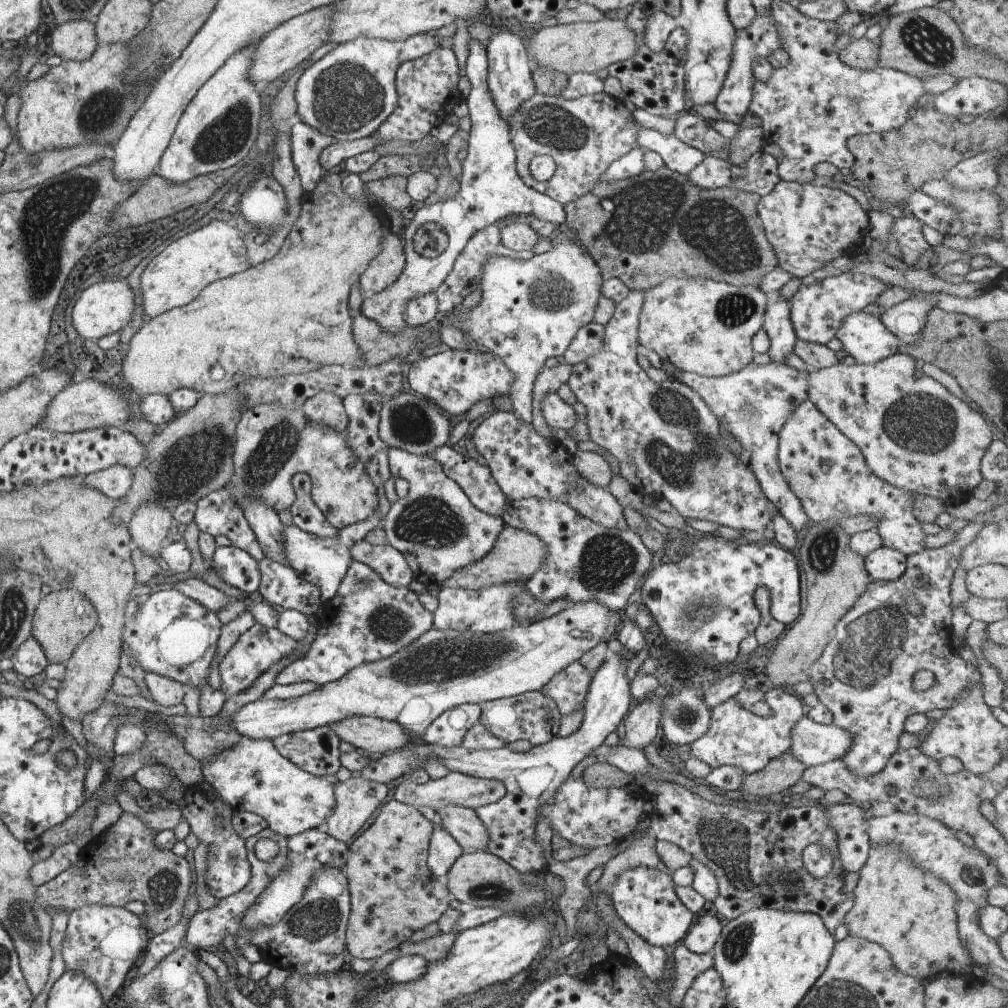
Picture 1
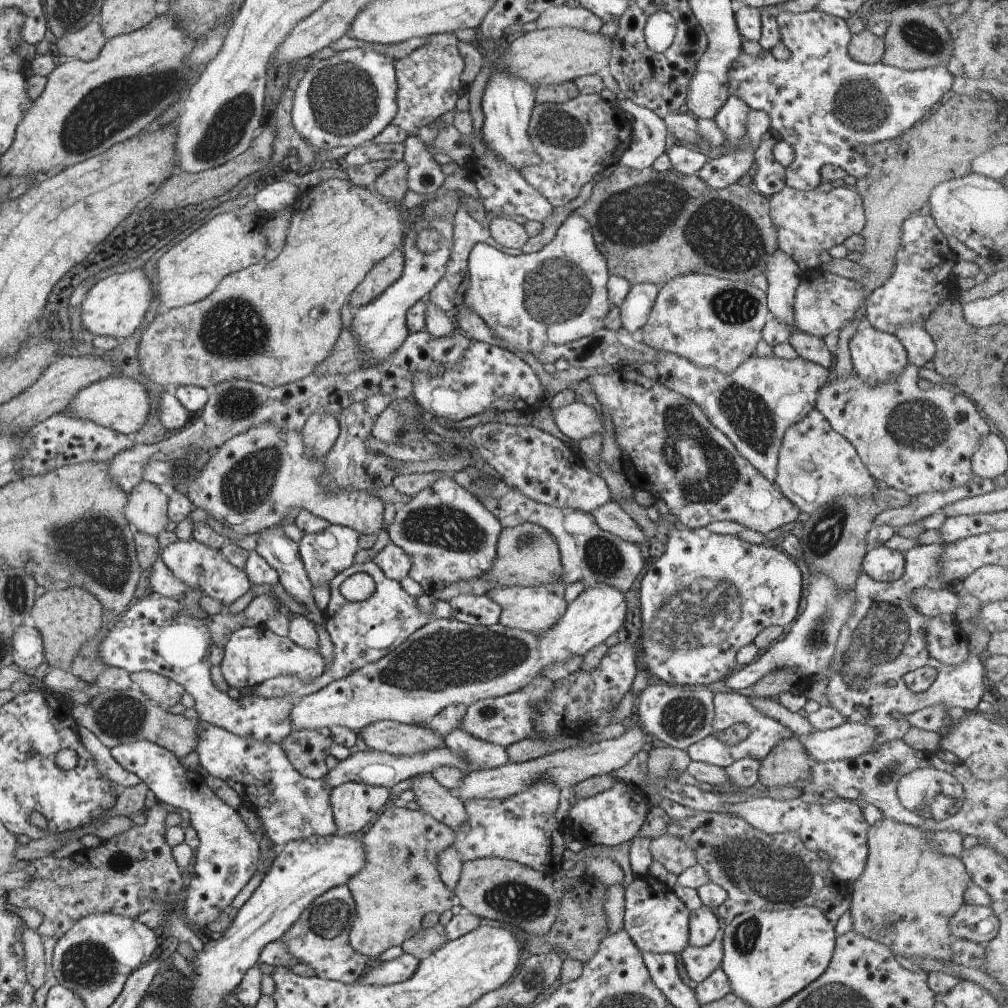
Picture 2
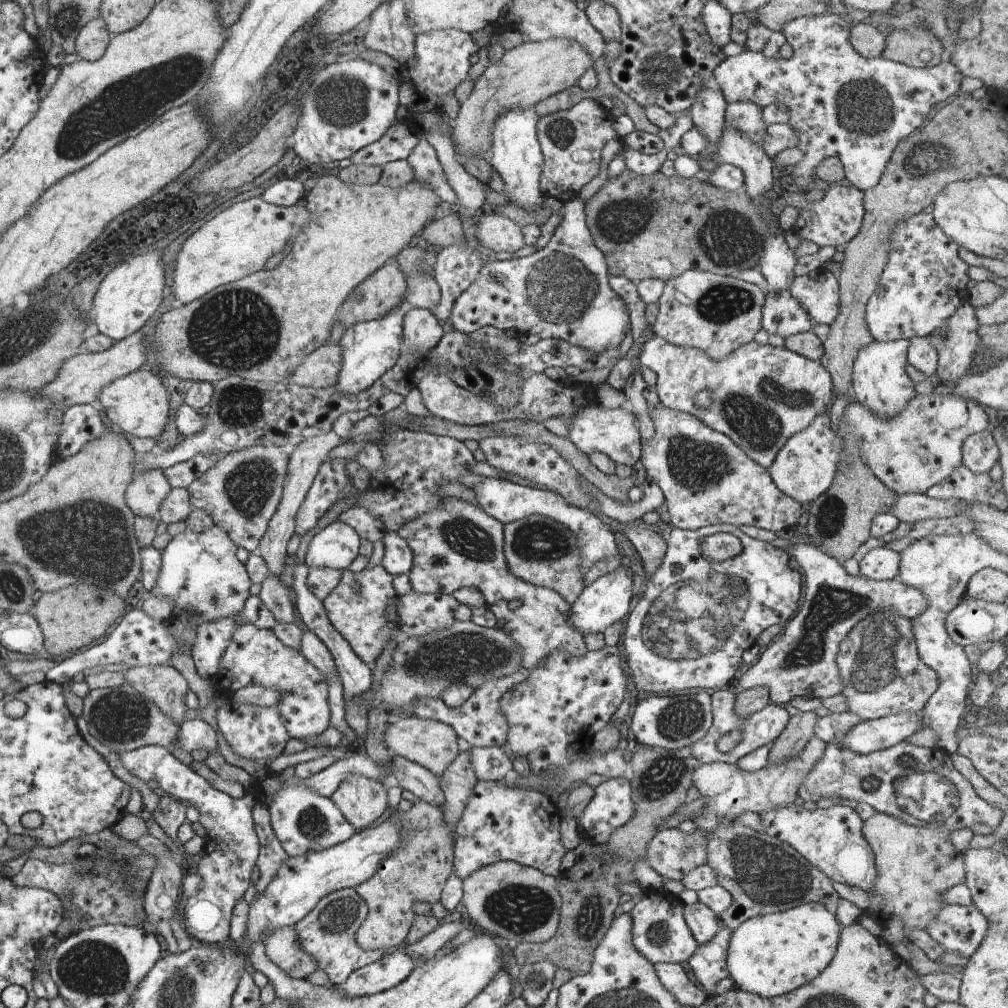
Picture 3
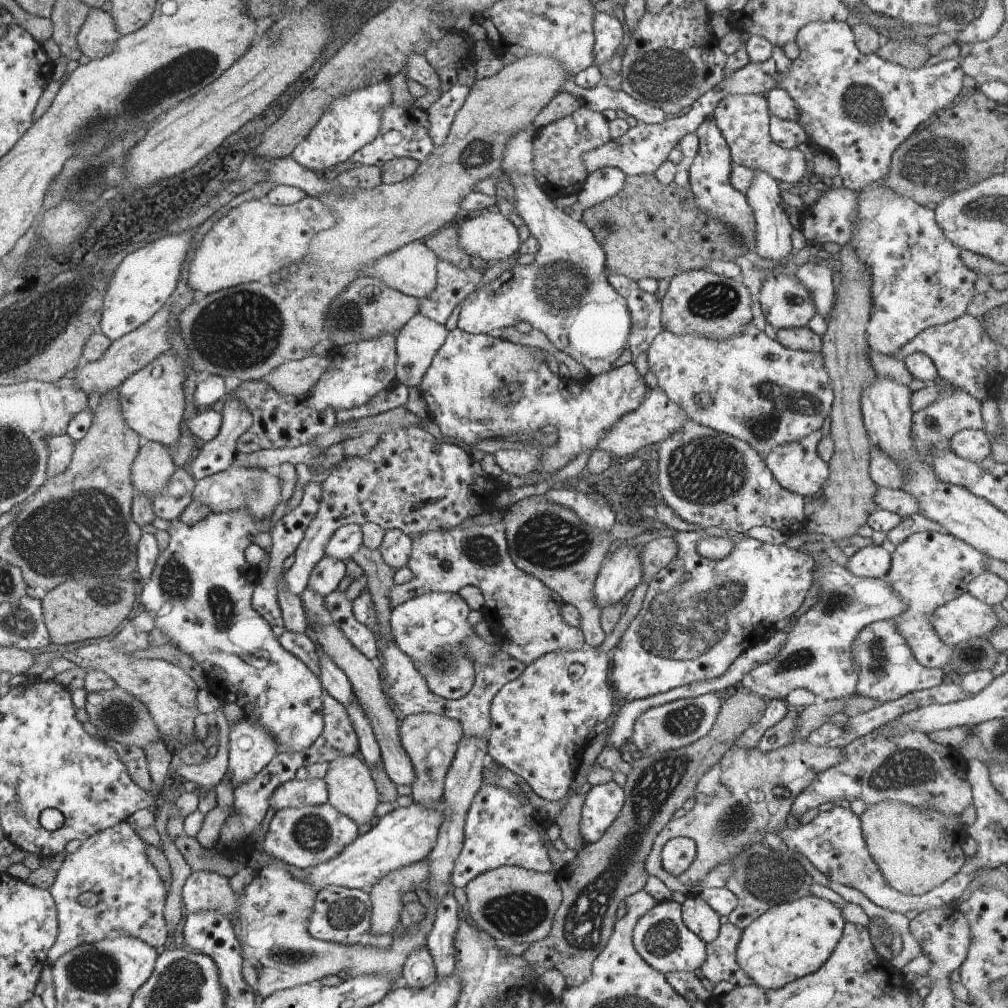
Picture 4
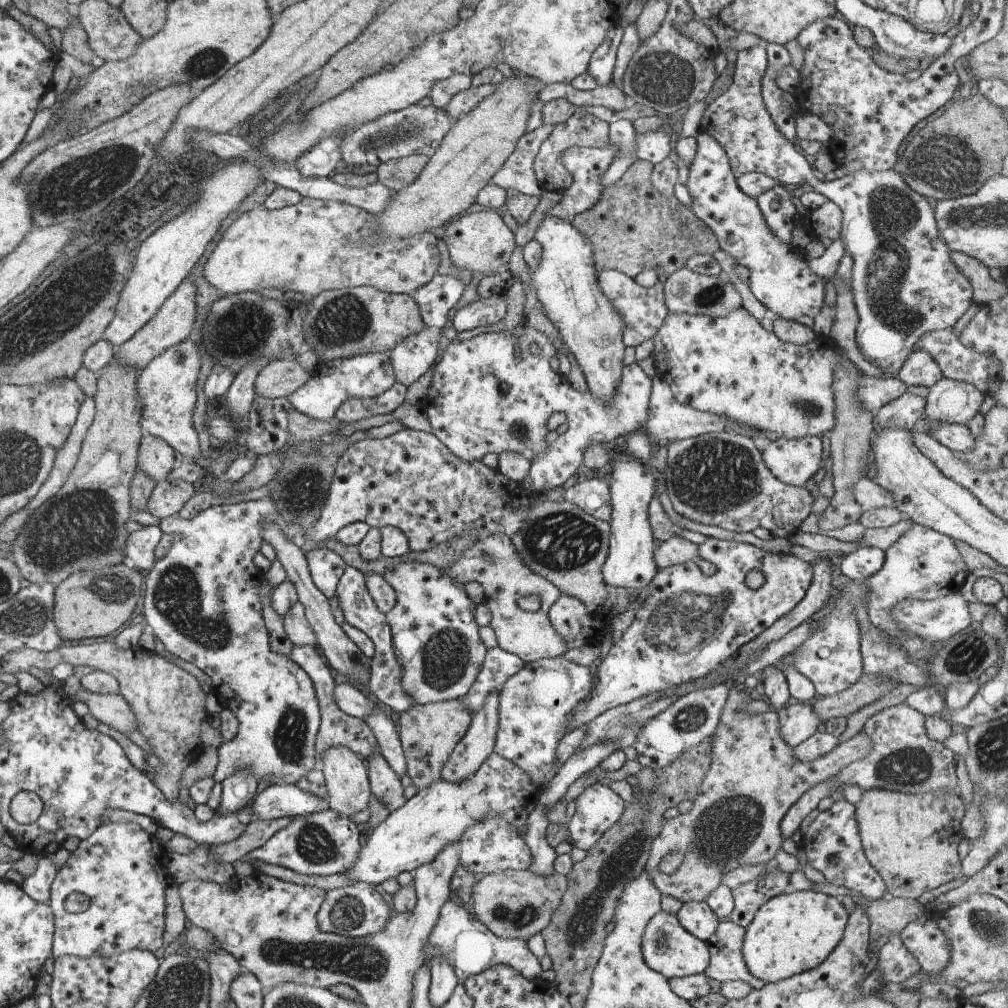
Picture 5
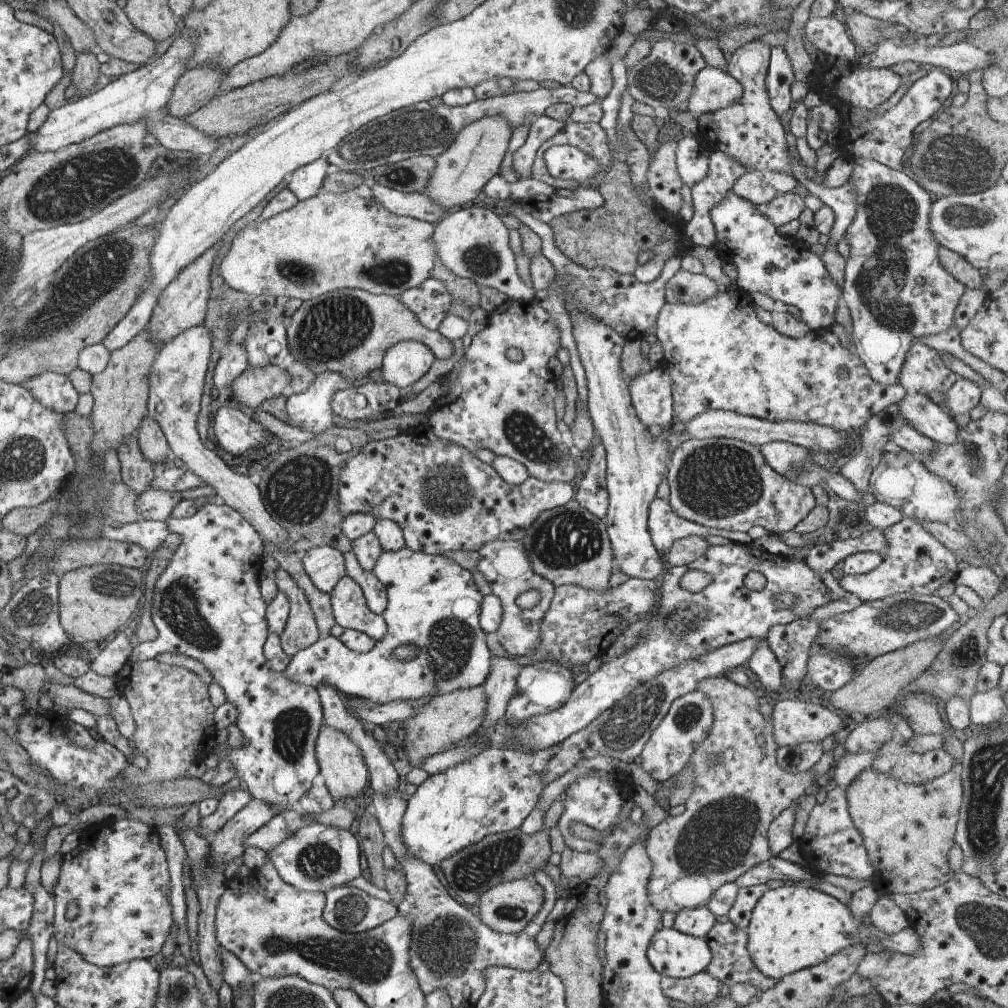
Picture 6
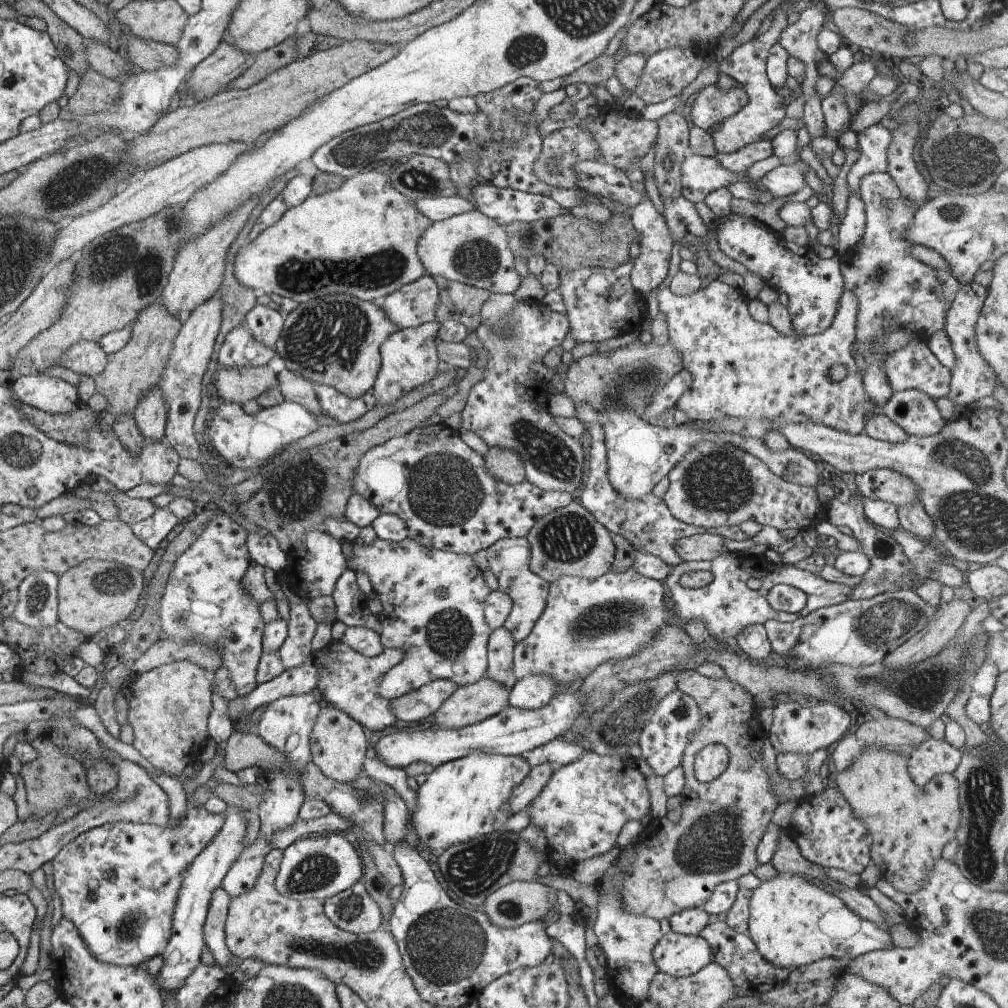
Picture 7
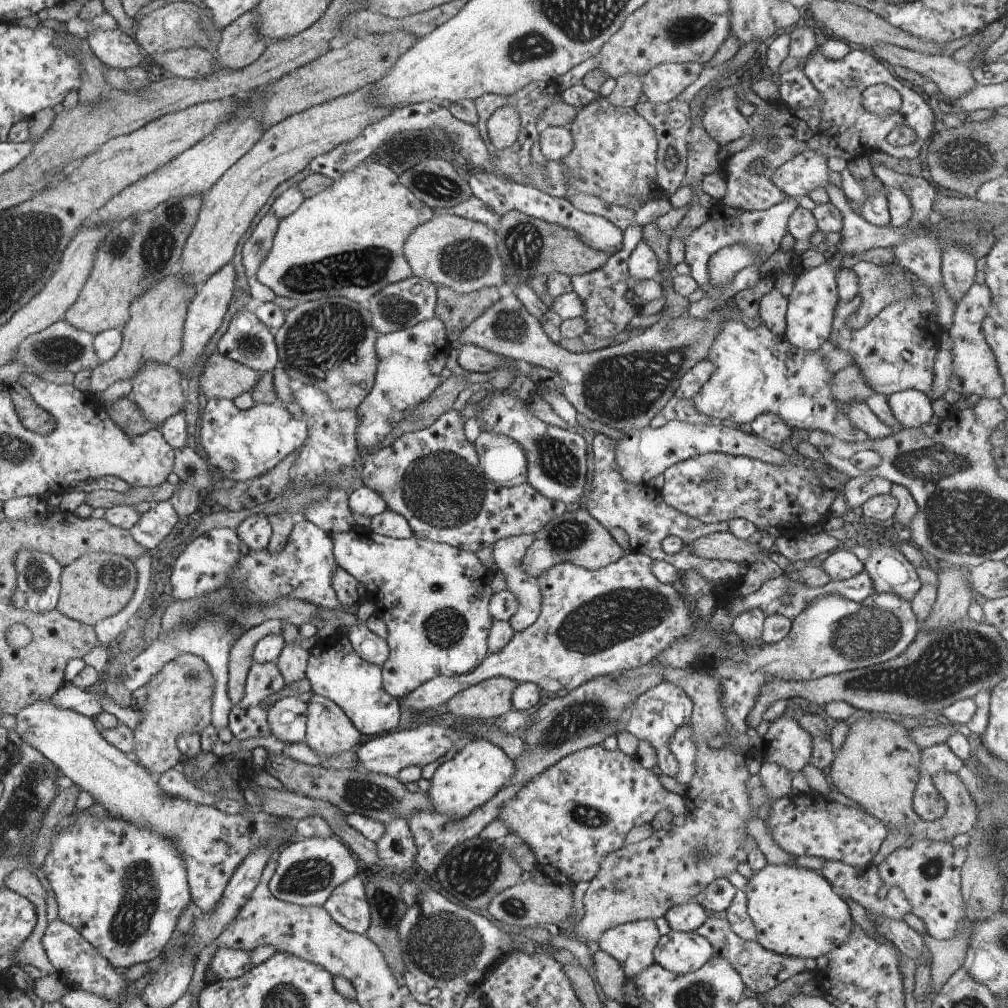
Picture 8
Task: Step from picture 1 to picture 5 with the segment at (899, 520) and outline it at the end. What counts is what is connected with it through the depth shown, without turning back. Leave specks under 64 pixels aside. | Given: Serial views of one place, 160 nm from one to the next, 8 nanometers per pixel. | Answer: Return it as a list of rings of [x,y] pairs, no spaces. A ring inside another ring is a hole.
[[[821,437],[776,438],[762,454],[770,472],[789,485],[804,487],[810,478],[820,477],[823,471]]]

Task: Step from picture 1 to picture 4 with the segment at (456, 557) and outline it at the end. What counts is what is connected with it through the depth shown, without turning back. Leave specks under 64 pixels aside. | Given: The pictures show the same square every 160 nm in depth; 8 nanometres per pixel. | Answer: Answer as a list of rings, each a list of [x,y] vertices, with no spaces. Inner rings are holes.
[[[503,522],[488,526],[470,526],[464,530],[454,527],[447,531],[432,531],[412,540],[413,548],[408,562],[412,578],[407,583],[394,584],[390,589],[389,598],[392,600],[392,607],[430,591],[457,593],[466,585],[472,585],[481,590],[486,608],[490,608],[492,614],[496,614],[488,622],[500,645],[510,656],[526,666],[552,651],[579,651],[586,647],[583,632],[578,627],[563,622],[561,608],[564,602],[560,595],[550,590],[550,587],[539,578],[524,572],[515,565],[510,554]]]

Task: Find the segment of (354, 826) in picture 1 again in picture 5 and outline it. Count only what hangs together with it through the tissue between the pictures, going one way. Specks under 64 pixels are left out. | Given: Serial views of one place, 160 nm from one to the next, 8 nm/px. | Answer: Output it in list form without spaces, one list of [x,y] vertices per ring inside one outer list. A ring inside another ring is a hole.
[[[338,745],[324,751],[319,762],[319,767],[325,776],[329,808],[335,810],[339,815],[349,817],[351,814],[364,810],[371,799],[371,784],[367,773],[366,761],[360,760],[355,752],[348,747]]]

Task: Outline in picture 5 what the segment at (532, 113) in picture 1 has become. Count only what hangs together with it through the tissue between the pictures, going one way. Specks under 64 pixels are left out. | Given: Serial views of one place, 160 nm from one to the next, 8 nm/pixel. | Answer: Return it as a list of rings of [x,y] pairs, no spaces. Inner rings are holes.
[[[583,108],[578,110],[566,121],[557,124],[548,138],[542,143],[534,161],[534,172],[542,190],[555,193],[566,191],[572,184],[572,176],[561,161],[562,153],[570,147],[602,148],[609,144],[609,123],[592,116]]]

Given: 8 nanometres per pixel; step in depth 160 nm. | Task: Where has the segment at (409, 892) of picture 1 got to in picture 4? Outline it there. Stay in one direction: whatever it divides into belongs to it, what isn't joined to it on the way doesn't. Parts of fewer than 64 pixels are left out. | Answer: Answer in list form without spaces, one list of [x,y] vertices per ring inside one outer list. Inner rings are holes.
[[[423,712],[401,717],[399,735],[415,772],[411,784],[413,800],[421,805],[432,807],[432,804],[436,804],[443,796],[446,773],[464,736],[462,723],[446,715]],[[426,859],[388,873],[367,889],[371,896],[371,931],[375,935],[394,935],[404,904],[402,895],[416,886],[427,890],[429,868]]]

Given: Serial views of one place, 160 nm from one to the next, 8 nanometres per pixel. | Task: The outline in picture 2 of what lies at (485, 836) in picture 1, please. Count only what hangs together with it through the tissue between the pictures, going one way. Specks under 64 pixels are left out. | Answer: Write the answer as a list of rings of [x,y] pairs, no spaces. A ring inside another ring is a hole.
[[[431,773],[416,775],[412,780],[415,801],[420,808],[455,831],[467,819],[464,803],[450,789],[442,786]]]

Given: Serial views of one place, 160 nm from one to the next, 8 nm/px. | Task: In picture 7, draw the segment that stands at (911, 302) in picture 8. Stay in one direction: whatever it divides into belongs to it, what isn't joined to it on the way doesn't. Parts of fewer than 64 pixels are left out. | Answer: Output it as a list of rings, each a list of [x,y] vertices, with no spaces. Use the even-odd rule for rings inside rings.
[[[912,333],[912,335],[916,336],[918,340],[914,340],[914,342],[910,342],[904,348],[896,350],[884,362],[884,372],[889,377],[893,393],[917,389],[928,394],[928,397],[934,401],[947,397],[951,386],[952,371],[940,364],[936,356],[930,351],[927,339],[923,339],[923,335],[920,337],[919,334]]]

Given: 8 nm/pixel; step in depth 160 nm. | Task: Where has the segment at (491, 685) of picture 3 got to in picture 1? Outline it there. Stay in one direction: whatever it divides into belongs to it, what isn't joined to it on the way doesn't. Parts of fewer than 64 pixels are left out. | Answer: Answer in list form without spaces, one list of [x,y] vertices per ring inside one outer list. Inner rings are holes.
[[[530,691],[517,697],[506,697],[481,704],[479,722],[492,736],[502,739],[506,744],[512,741],[529,740],[534,746],[542,745],[552,740],[560,730],[562,714],[557,704],[542,691]]]

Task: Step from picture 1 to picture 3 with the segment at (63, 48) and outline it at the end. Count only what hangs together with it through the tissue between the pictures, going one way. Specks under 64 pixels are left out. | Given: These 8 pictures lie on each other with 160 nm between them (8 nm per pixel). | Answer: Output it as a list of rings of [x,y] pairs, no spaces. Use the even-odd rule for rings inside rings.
[[[102,17],[90,21],[79,33],[75,41],[75,53],[87,61],[98,61],[103,57],[111,42],[112,34]]]

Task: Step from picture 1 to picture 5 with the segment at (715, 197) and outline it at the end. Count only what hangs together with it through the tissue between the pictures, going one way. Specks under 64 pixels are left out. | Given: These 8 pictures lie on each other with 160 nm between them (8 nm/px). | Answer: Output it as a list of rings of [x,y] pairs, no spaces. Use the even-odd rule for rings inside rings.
[[[637,158],[631,167],[613,185],[603,188],[600,200],[588,210],[577,214],[570,224],[576,227],[593,246],[595,270],[616,269],[630,278],[635,278],[642,271],[655,270],[660,266],[669,275],[684,268],[692,256],[702,253],[712,255],[719,250],[716,235],[707,224],[699,219],[688,206],[684,206],[675,197],[665,197],[651,183],[652,162]]]

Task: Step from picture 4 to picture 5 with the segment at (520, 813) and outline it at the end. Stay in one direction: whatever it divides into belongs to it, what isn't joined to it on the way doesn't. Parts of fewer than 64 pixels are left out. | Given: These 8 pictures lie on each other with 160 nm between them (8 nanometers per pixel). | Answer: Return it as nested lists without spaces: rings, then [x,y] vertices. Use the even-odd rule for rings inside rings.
[[[492,817],[474,823],[464,831],[460,840],[462,855],[460,864],[478,876],[488,875],[506,869],[516,871],[528,869],[533,861],[529,845],[525,843],[523,834],[502,817]]]

